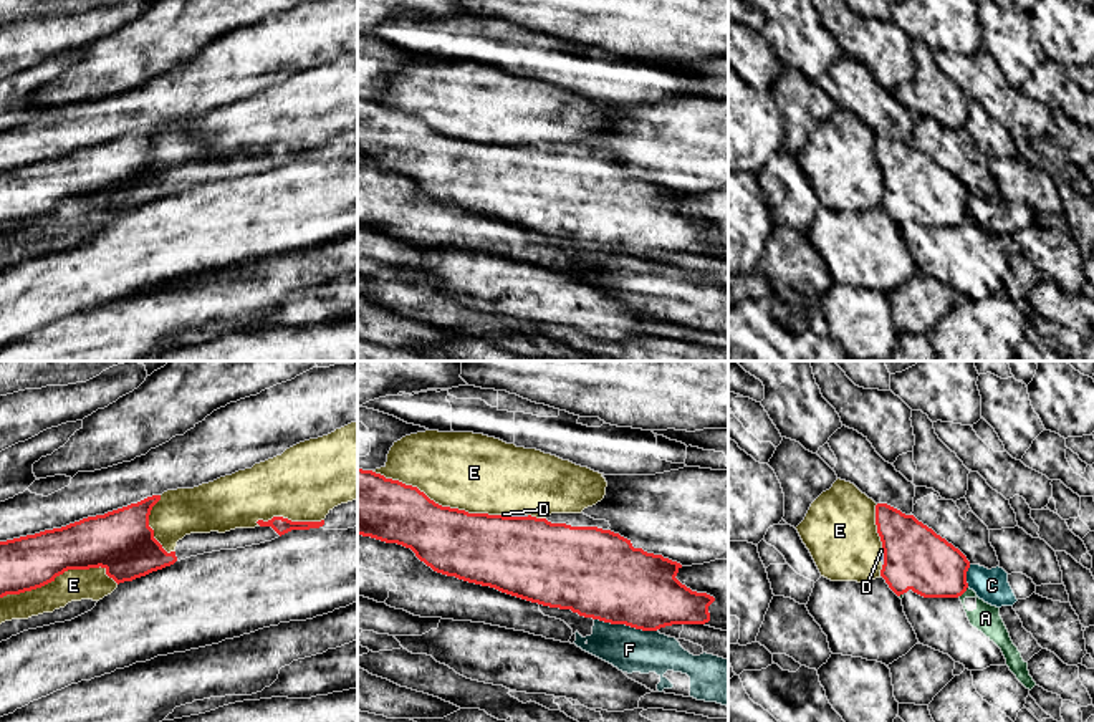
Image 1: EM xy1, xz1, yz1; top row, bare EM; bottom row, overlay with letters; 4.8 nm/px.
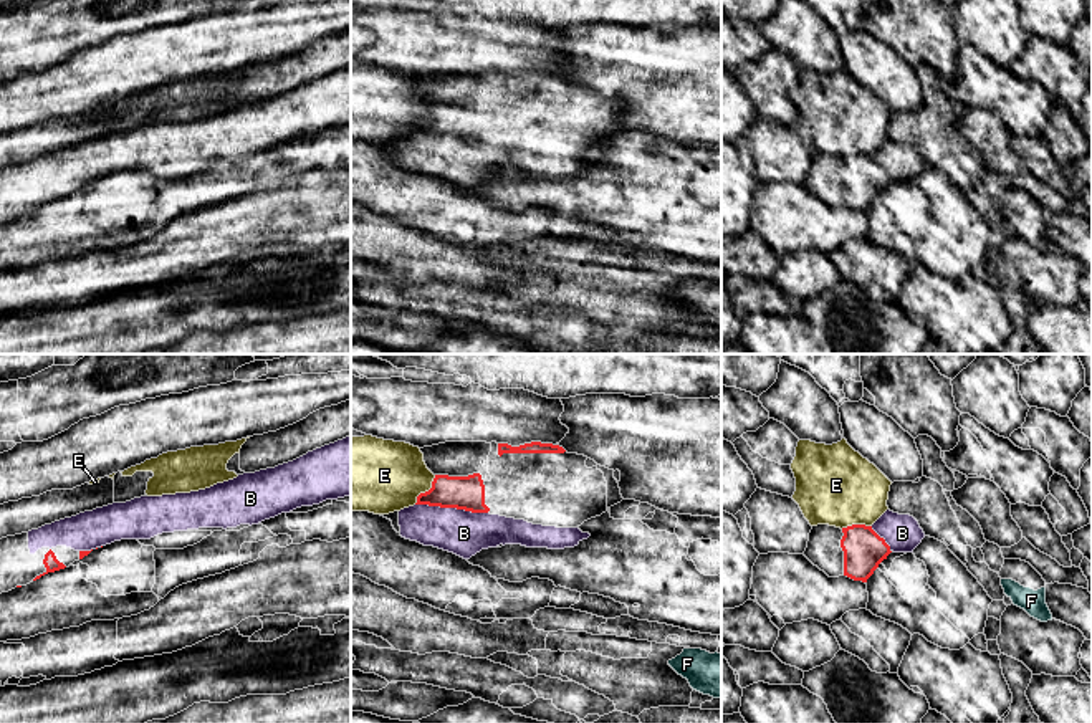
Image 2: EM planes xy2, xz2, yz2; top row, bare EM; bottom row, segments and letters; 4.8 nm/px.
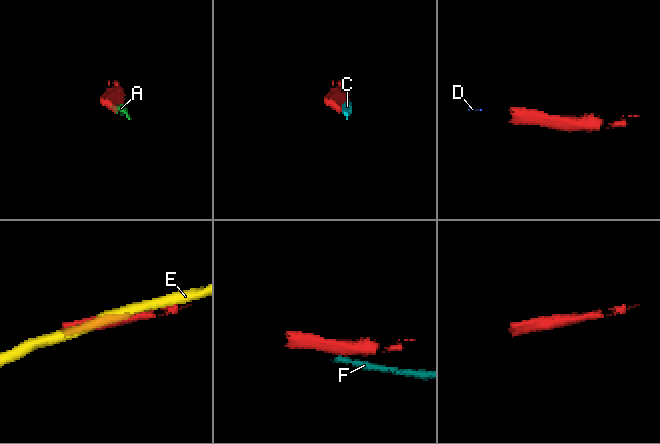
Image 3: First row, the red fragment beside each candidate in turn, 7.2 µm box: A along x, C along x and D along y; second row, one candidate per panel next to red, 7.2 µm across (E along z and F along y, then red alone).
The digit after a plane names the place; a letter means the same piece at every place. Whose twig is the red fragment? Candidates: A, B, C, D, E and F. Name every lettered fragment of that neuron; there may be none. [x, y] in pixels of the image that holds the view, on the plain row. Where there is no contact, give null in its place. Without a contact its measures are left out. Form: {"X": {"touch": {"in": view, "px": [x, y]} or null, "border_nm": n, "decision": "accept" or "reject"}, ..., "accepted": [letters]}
{"A": {"touch": {"in": "yz1", "px": [962, 222]}, "border_nm": 80, "decision": "reject"}, "B": {"touch": {"in": "xz2", "px": [452, 136]}, "border_nm": 360, "decision": "accept"}, "C": {"touch": {"in": "yz1", "px": [965, 206]}, "border_nm": 110, "decision": "reject"}, "D": {"touch": {"in": "xz1", "px": [515, 146]}, "border_nm": 140, "decision": "reject"}, "E": {"touch": {"in": "xz1", "px": [437, 133]}, "border_nm": 700, "decision": "reject"}, "F": {"touch": {"in": "xz1", "px": [626, 254]}, "border_nm": 320, "decision": "reject"}, "accepted": ["B"]}

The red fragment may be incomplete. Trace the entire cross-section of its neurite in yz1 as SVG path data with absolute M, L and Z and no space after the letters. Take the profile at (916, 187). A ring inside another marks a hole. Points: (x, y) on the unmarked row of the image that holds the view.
M887 132L876 134L876 154L884 179L880 205L897 225L912 219L924 227L958 227L967 220L970 190L932 157Z

